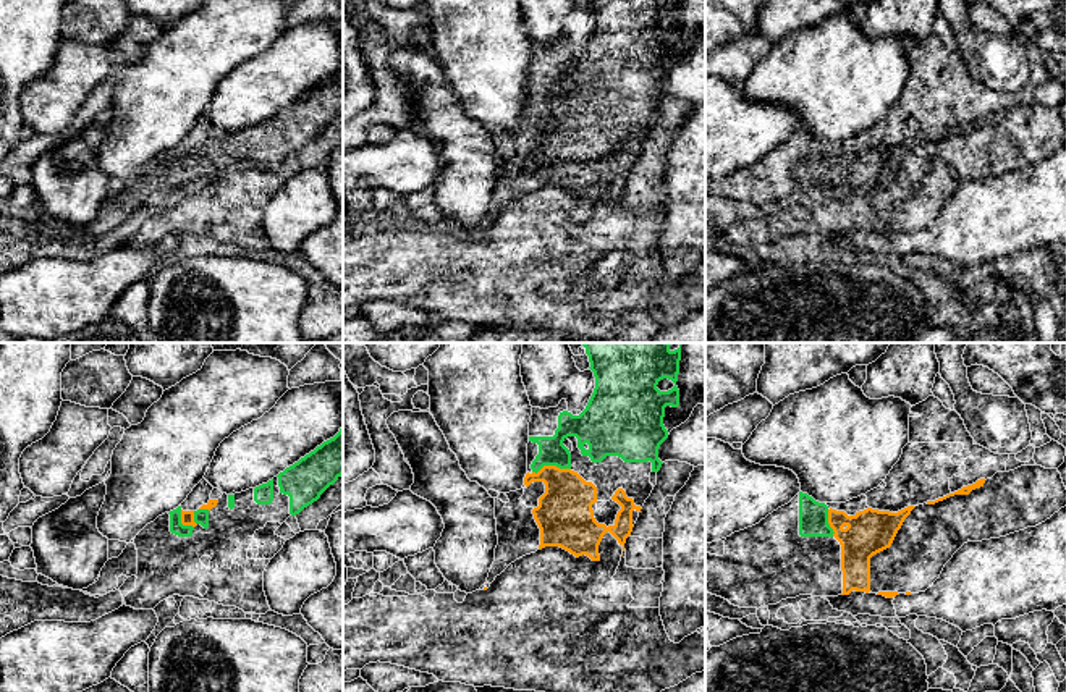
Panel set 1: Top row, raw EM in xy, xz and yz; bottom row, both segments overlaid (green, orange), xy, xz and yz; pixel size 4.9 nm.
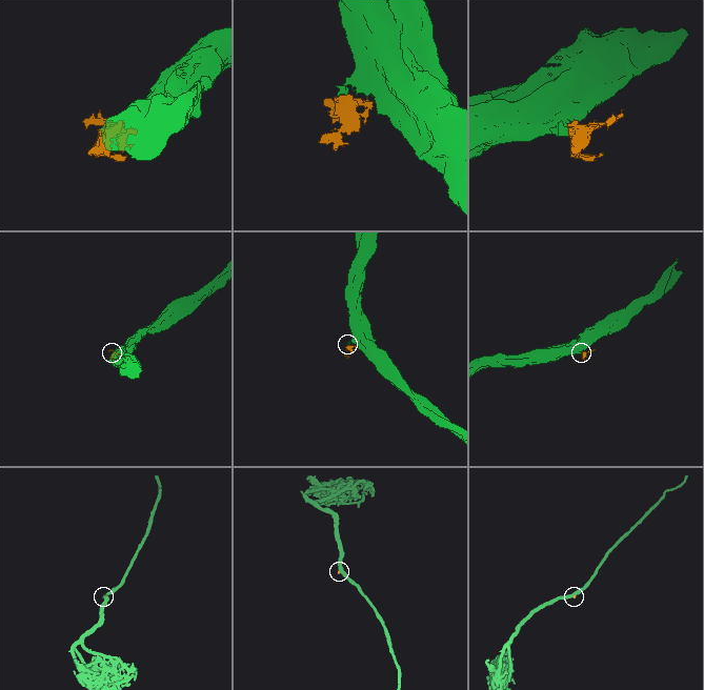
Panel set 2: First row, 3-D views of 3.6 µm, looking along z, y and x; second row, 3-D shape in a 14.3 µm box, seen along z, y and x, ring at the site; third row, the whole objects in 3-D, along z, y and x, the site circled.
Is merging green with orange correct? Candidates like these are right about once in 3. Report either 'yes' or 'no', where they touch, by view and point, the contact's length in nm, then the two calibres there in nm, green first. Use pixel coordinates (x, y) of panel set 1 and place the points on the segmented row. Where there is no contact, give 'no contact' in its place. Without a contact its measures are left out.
yes | xz (550, 464) | 190 nm | 140/280 nm

